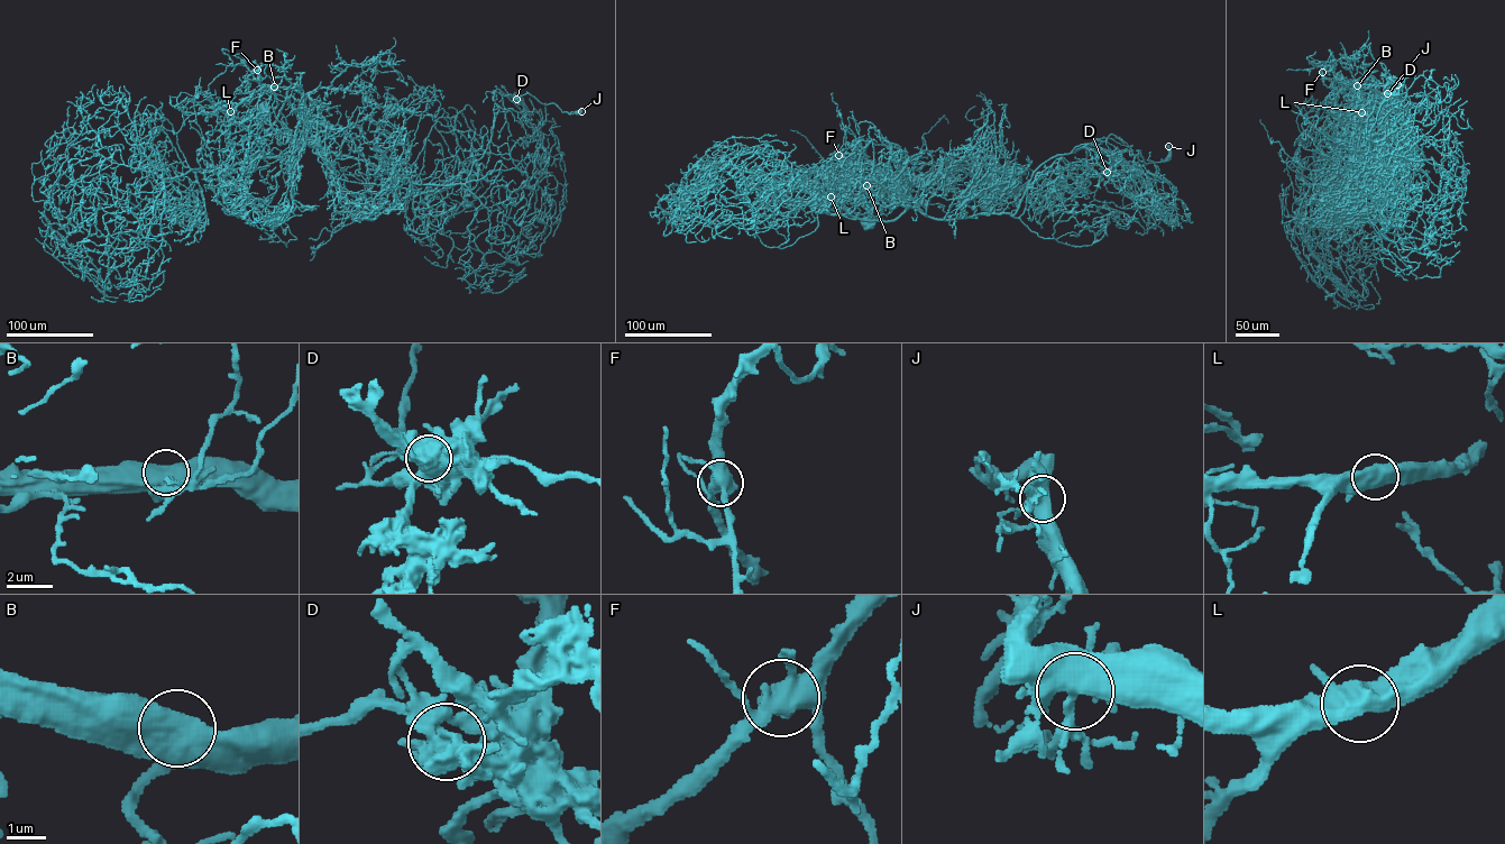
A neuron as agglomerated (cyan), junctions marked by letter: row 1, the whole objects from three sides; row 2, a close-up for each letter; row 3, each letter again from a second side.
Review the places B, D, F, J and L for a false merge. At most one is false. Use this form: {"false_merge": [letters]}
{"false_merge": ["D"]}

